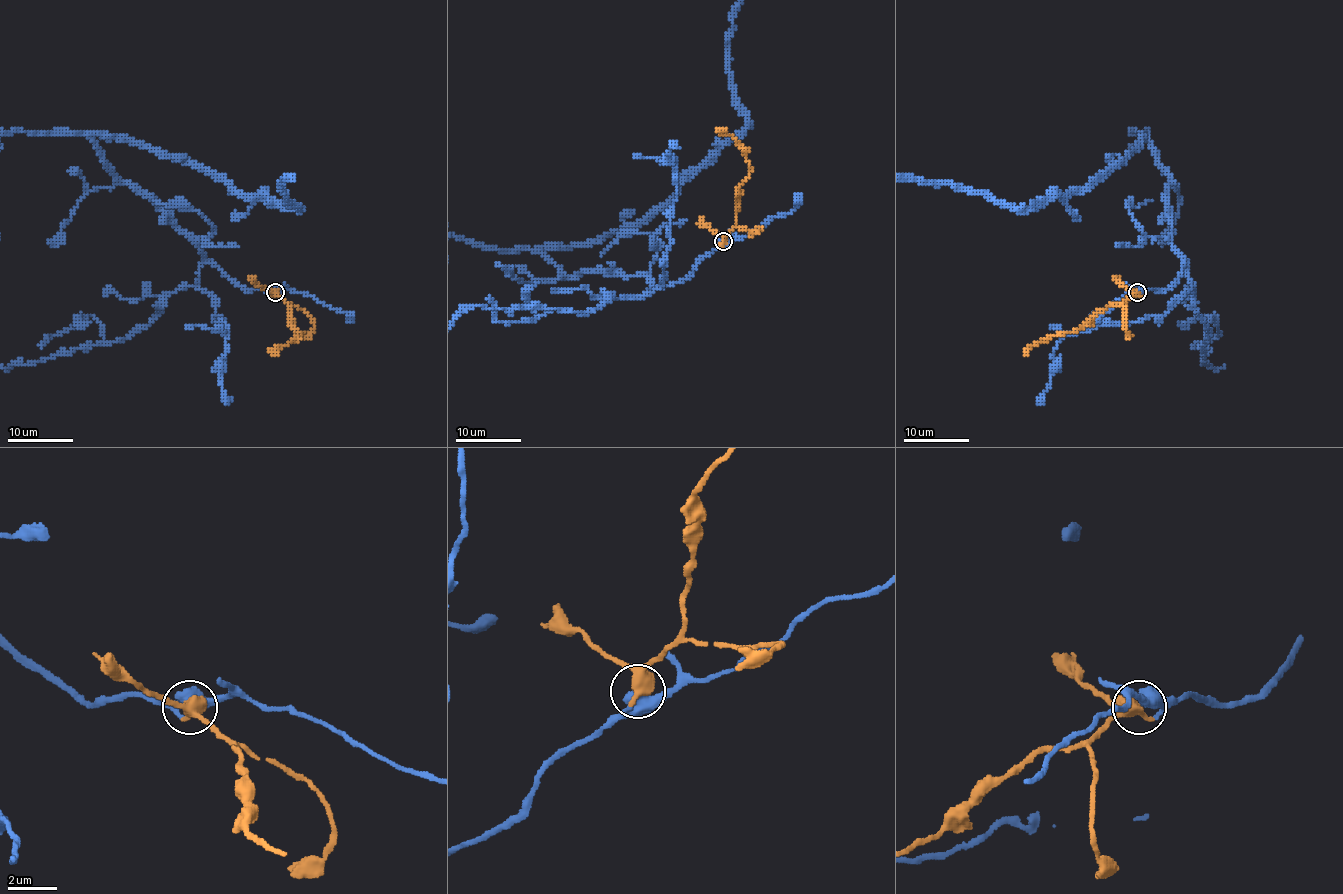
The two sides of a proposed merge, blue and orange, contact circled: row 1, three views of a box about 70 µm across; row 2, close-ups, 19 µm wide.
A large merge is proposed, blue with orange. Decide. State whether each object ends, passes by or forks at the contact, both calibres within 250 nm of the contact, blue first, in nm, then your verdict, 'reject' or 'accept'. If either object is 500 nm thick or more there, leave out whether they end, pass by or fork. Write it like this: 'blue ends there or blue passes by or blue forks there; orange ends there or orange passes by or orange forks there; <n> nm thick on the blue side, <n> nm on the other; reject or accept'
blue passes by; orange passes by; 480 nm thick on the blue side, 460 nm on the other; accept

